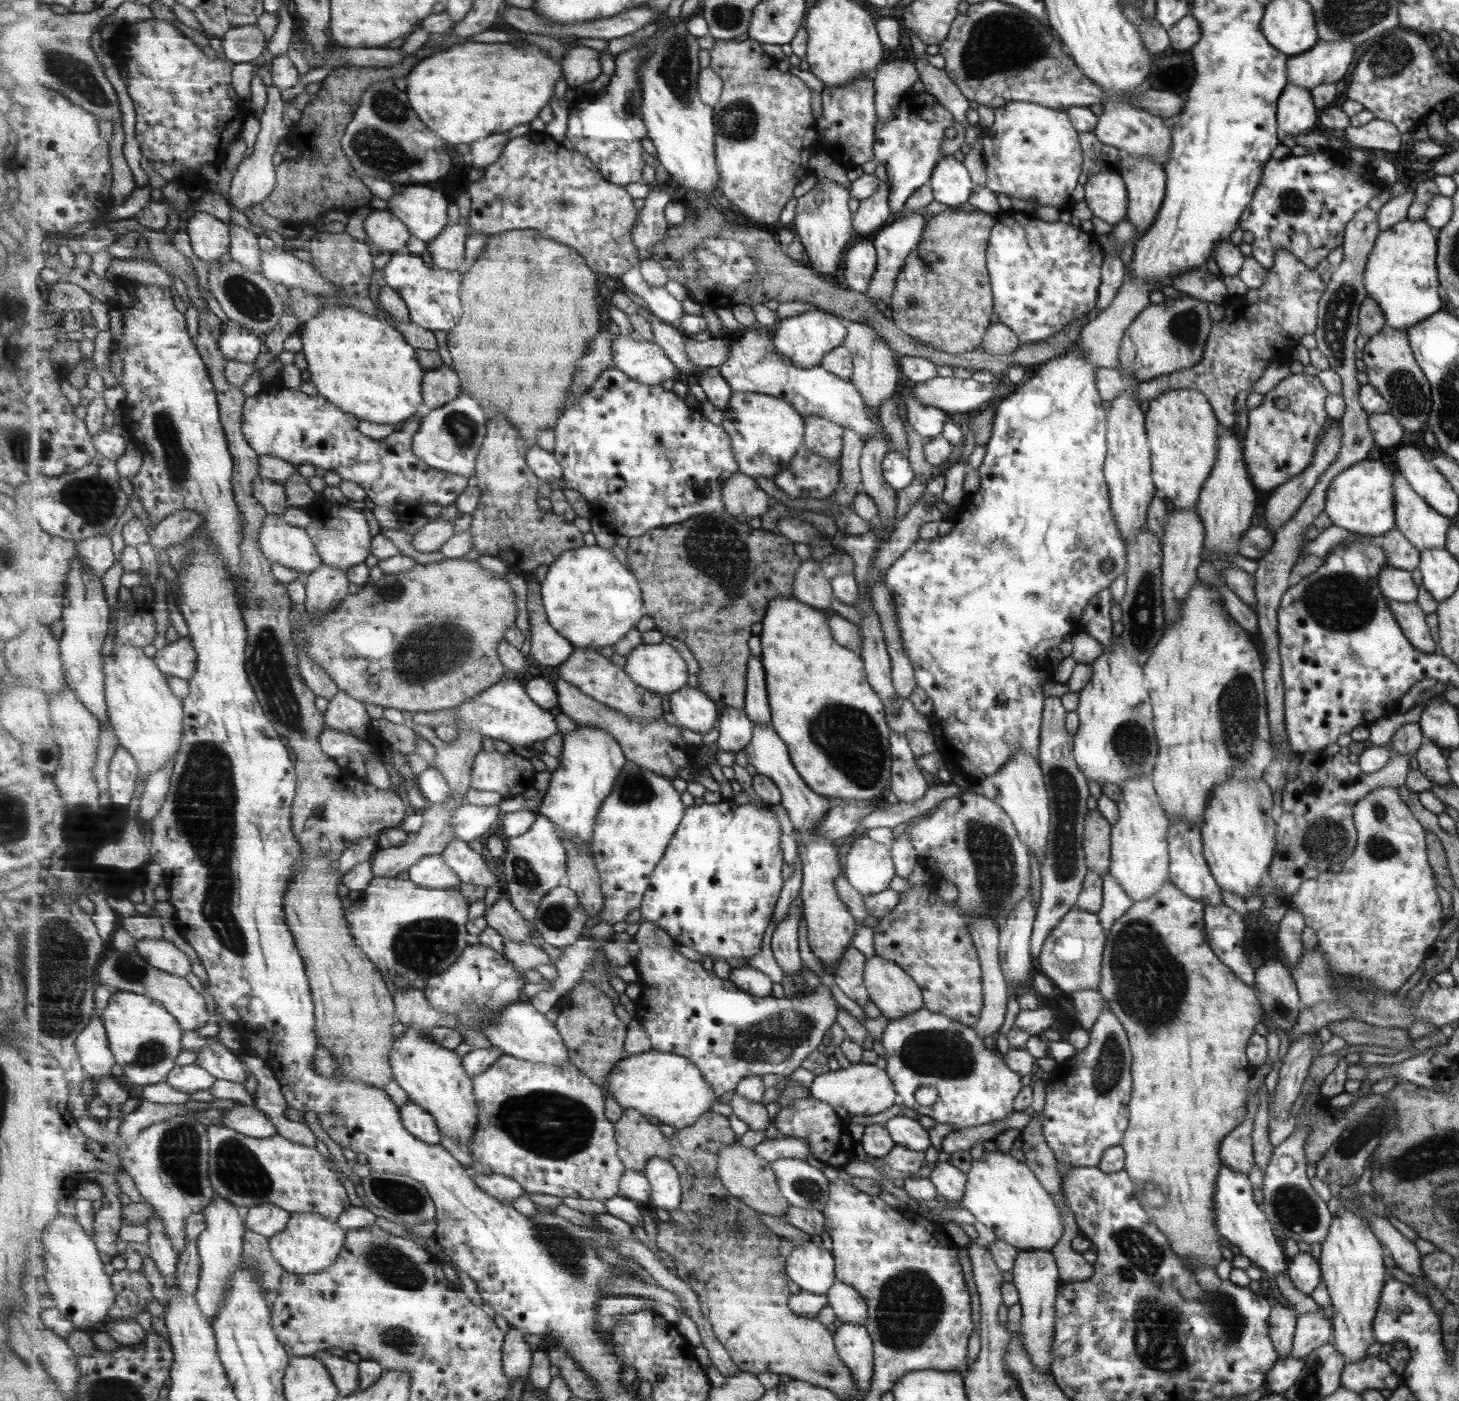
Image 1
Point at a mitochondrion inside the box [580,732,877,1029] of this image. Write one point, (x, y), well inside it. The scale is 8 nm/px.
(635, 791)

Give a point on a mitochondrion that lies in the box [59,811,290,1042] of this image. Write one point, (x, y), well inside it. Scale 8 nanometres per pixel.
(128, 969)

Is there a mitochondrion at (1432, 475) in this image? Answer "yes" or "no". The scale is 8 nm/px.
no

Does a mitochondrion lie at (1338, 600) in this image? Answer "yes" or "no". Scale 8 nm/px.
yes

